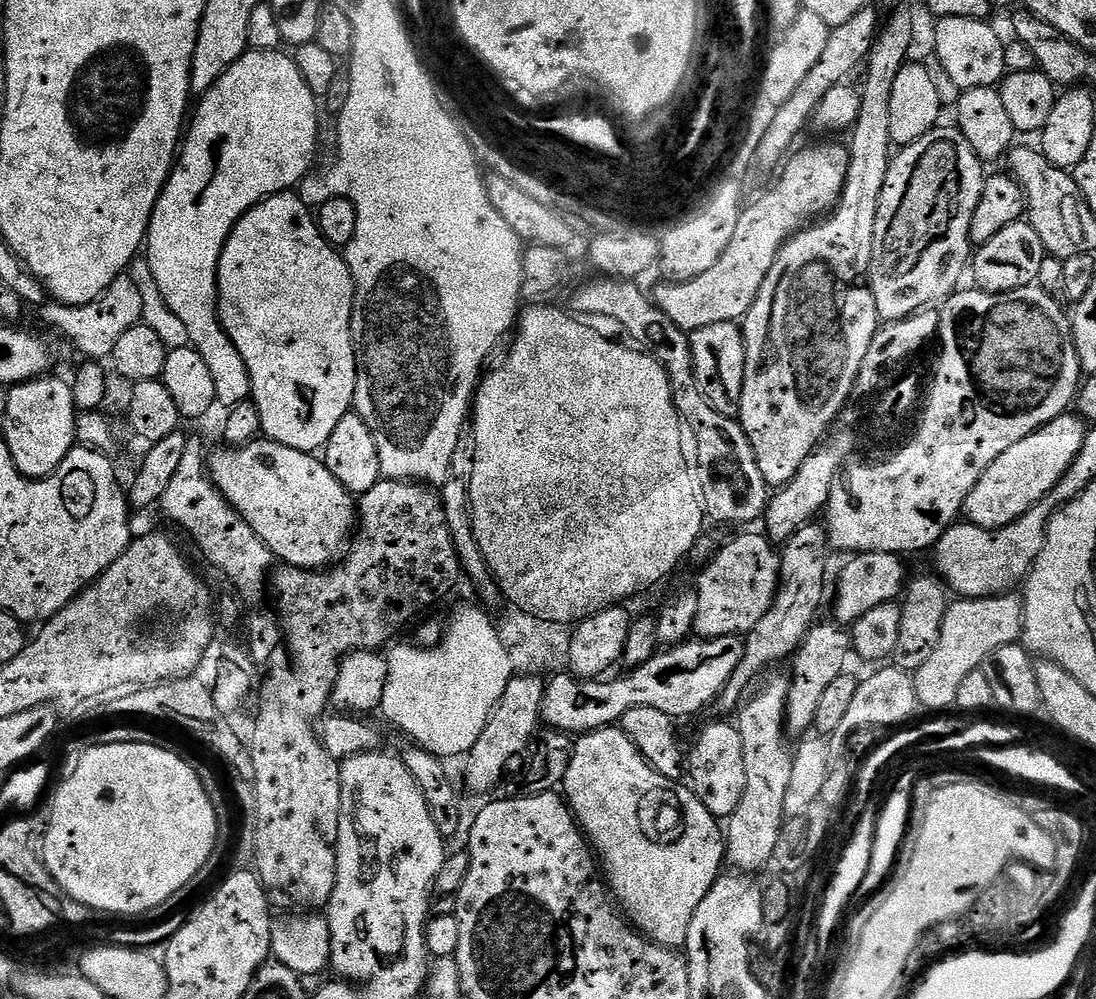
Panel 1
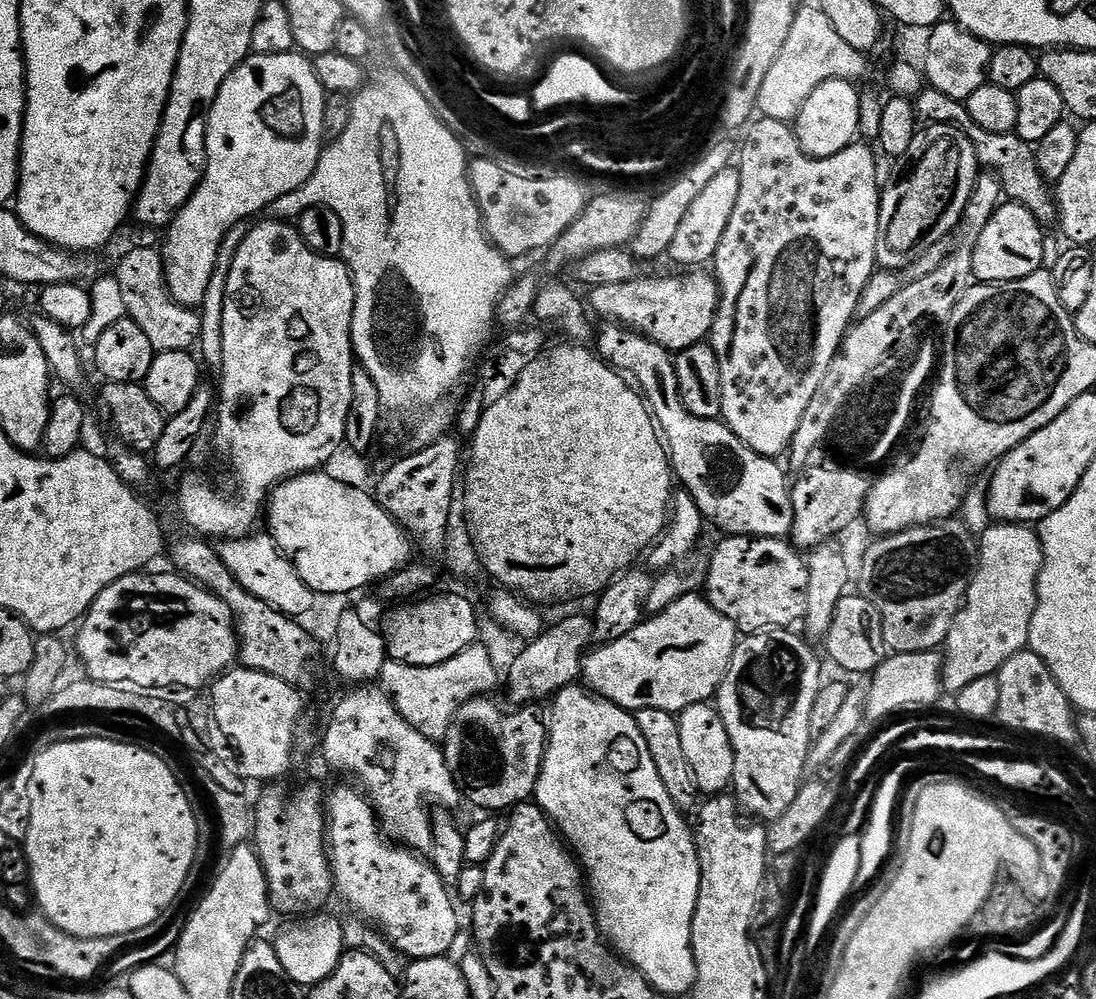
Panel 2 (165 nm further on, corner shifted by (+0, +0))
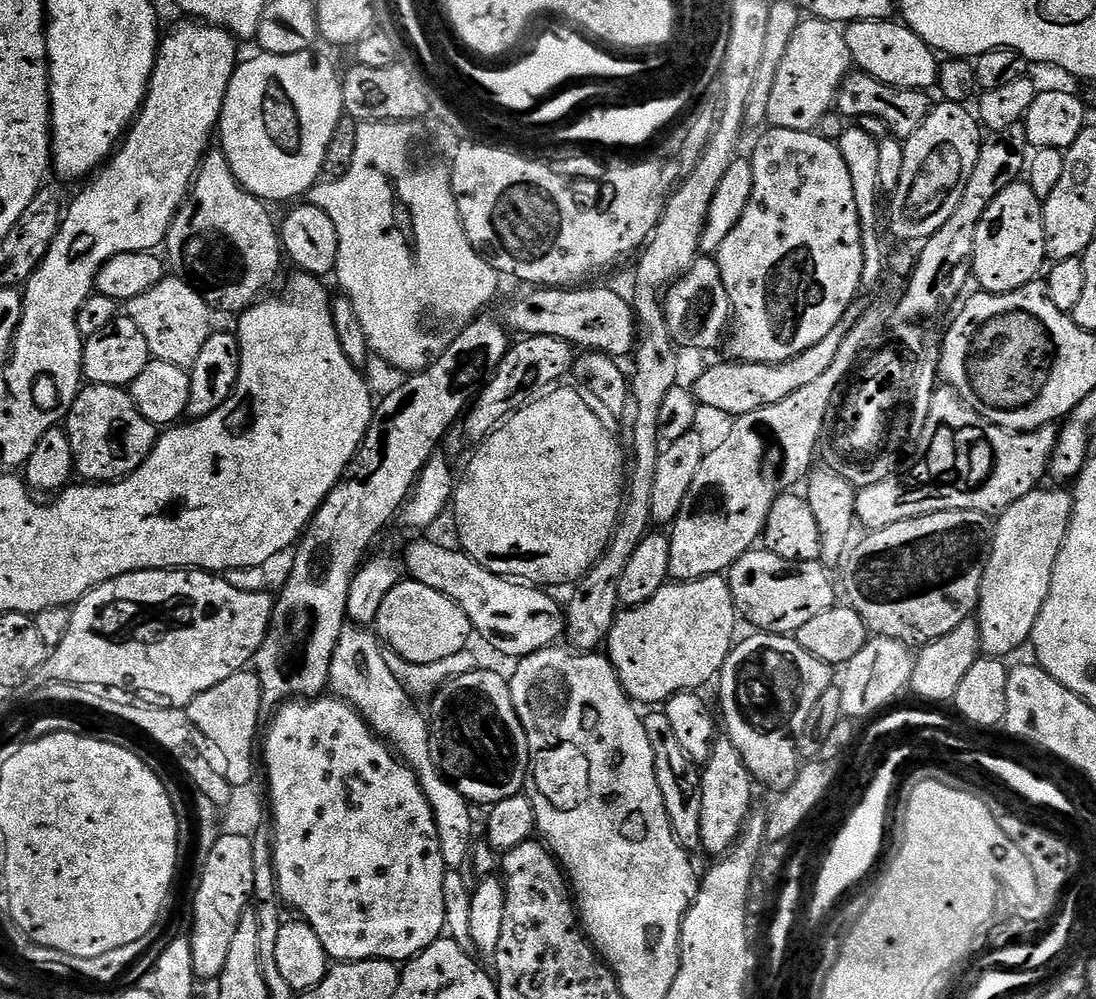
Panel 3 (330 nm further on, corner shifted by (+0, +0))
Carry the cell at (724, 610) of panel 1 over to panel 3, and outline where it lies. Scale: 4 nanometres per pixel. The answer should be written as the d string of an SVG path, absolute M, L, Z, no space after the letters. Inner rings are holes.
M767 550L747 552L726 573L736 611L753 624L753 629L774 632L777 636L795 634L822 610L837 607L836 588L828 577L829 569L820 560L790 562Z

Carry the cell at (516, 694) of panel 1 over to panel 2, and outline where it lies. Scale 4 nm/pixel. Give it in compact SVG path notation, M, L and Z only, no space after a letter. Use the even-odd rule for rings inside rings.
M568 616L553 628L545 627L535 640L525 643L506 673L508 696L513 705L532 706L537 703L535 700L547 701L563 688L573 687L581 679L586 649L591 640L592 620L584 616Z

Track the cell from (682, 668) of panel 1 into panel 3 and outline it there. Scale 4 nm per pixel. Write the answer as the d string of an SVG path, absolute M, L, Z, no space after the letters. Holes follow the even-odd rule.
M723 575L669 582L662 586L662 590L658 590L658 594L654 594L654 598L650 598L650 602L617 615L606 641L606 655L612 661L620 685L633 701L641 705L648 704L644 706L660 706L671 696L680 692L696 692L703 684L711 680L713 683L719 677L737 639L736 620L736 603Z

